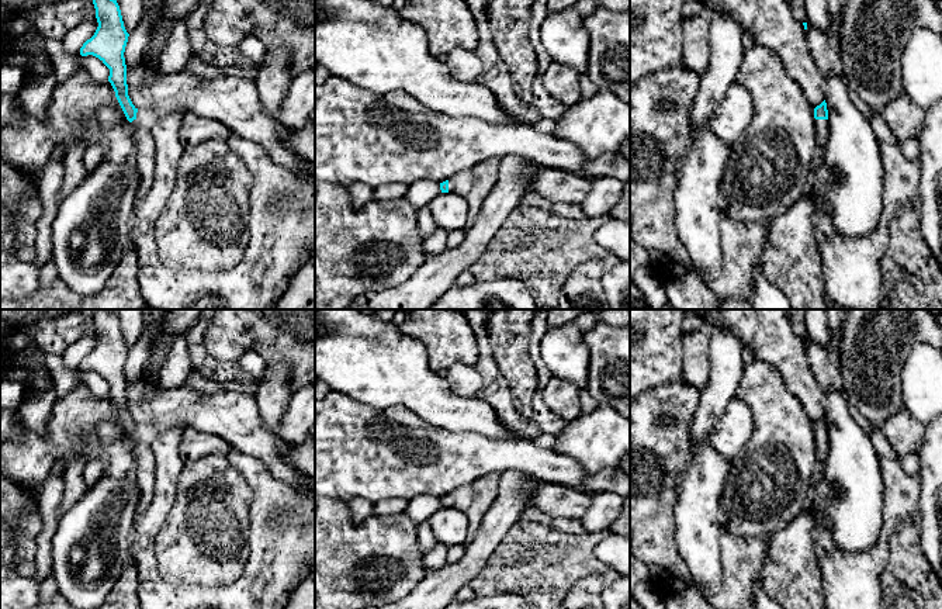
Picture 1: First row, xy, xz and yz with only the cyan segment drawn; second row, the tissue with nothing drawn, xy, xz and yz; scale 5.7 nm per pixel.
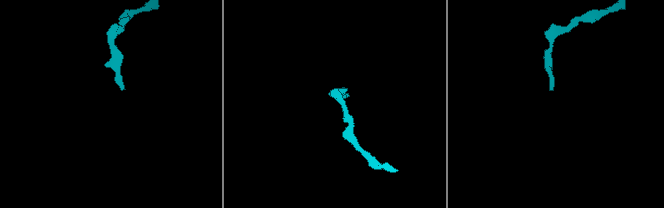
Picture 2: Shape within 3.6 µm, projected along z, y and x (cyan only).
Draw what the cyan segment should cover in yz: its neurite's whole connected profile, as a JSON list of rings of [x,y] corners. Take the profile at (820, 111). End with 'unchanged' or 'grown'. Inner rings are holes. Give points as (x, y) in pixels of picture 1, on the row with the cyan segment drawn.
[[[825,100],[814,108],[814,118],[815,118],[815,131],[817,131],[817,139],[820,145],[820,153],[817,160],[821,158],[824,145],[828,136],[828,110]]]; grown

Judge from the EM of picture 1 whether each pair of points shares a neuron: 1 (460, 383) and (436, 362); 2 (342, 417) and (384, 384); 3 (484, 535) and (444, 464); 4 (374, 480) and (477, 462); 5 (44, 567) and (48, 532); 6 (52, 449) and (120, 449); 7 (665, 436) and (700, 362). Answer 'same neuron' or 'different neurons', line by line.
1: different neurons
2: different neurons
3: different neurons
4: same neuron
5: same neuron
6: same neuron
7: different neurons

